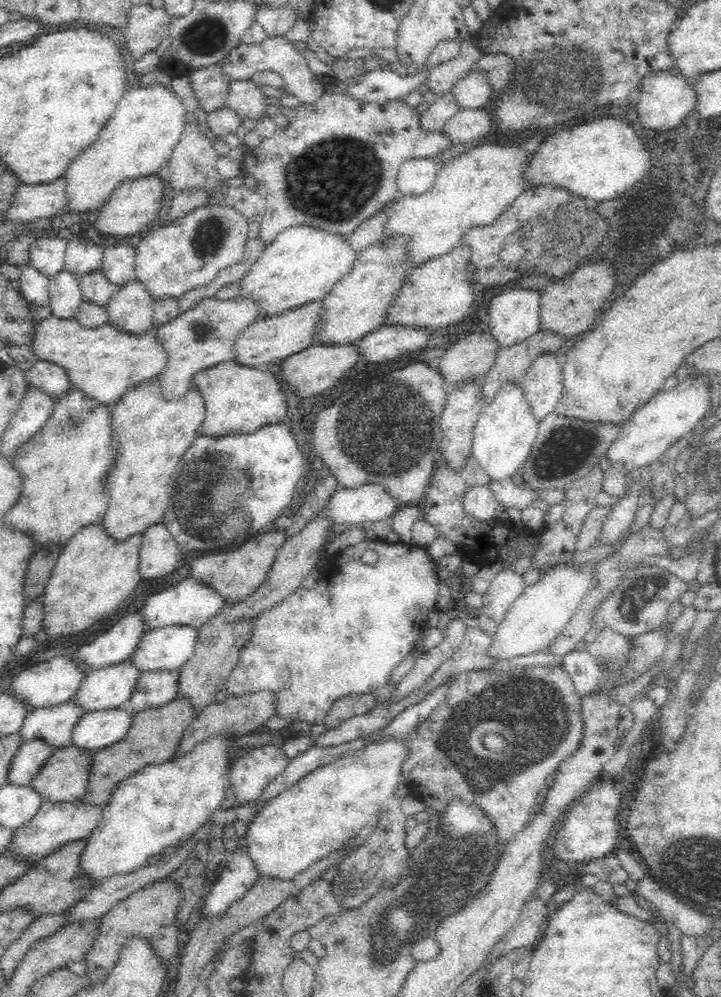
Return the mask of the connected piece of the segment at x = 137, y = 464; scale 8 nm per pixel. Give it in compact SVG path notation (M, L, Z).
M156 377L128 389L118 402L110 406L109 420L110 432L112 432L110 450L114 444L116 456L114 456L112 464L108 466L108 472L104 472L102 490L104 494L108 495L108 510L100 524L114 543L121 544L132 536L141 536L148 528L161 523L164 519L168 502L170 502L168 500L171 494L170 485L173 482L176 464L184 454L184 450L198 437L197 432L204 415L205 404L202 395L196 388L191 386L180 399L166 402L160 396L159 382Z

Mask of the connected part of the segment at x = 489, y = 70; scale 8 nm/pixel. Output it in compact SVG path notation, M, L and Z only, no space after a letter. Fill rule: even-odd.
M484 55L480 60L474 62L471 73L478 73L487 76L488 84L493 91L504 92L504 88L509 84L513 67L505 55Z

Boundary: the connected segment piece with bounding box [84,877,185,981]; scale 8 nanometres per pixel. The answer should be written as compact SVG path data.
M164 877L142 885L142 888L131 892L112 905L112 908L102 916L92 950L88 950L88 954L84 956L87 966L85 978L93 981L97 977L103 977L107 970L112 968L115 960L118 960L124 941L136 933L147 937L158 949L162 959L175 958L176 945L185 933L185 929L177 922L177 912L183 898L182 885L172 877Z

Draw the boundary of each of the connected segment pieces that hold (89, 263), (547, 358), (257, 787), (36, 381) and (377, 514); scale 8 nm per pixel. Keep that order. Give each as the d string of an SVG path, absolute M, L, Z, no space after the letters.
M72 235L67 240L64 268L76 277L99 270L103 255L101 250L96 240Z
M554 353L538 355L520 385L528 395L534 415L542 420L558 406L563 393L562 359Z
M278 740L265 742L262 747L255 747L233 762L229 779L239 806L258 799L263 788L282 774L288 763L289 758Z
M46 360L35 362L32 368L25 372L24 379L28 386L45 392L46 396L55 401L71 388L65 370Z
M379 482L357 487L340 487L334 491L326 512L335 524L376 523L387 520L400 510L401 502Z

